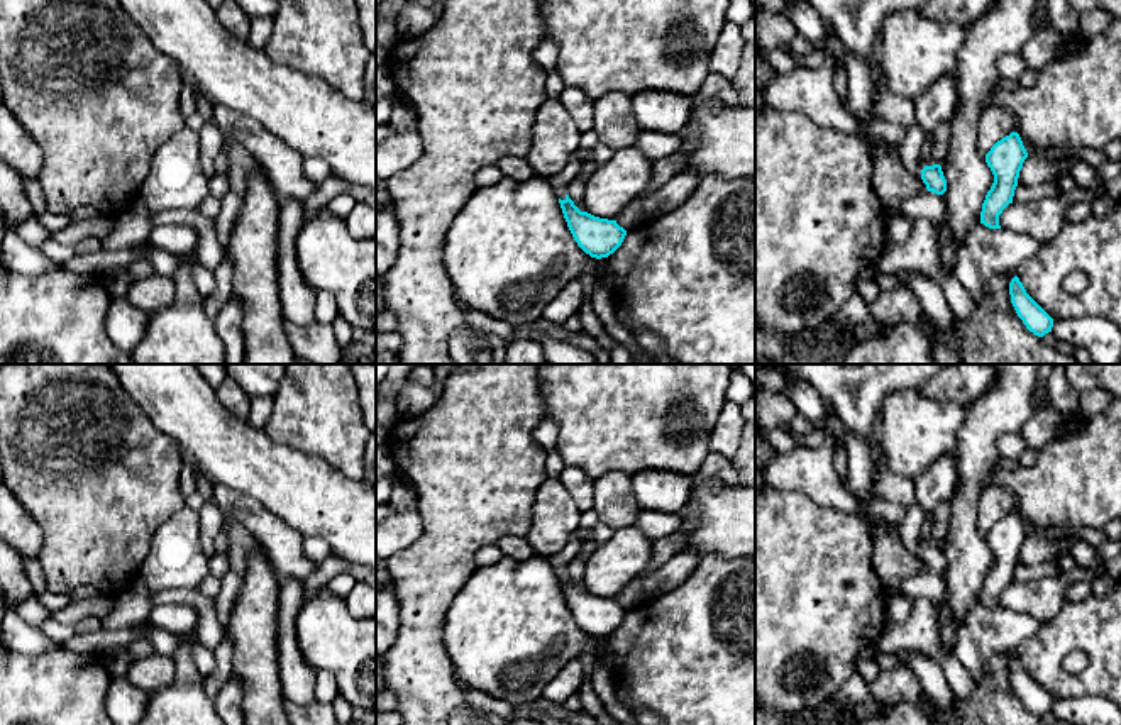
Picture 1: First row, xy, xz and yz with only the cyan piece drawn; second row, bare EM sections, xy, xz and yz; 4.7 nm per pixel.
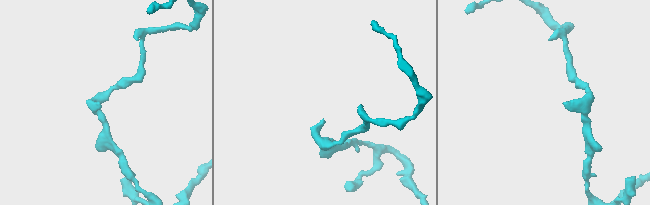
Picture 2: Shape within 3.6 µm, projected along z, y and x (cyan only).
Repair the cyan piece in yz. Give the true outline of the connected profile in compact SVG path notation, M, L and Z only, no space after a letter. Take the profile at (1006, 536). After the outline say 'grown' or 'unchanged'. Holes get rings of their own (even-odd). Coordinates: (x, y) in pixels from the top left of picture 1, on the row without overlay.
M1018 512L997 520L986 534L986 542L994 554L994 562L986 574L980 591L980 603L989 608L1001 608L999 595L1013 583L1019 551L1028 532Z; unchanged

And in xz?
M566 574L559 578L567 606L577 625L591 637L601 639L613 634L623 622L627 610L616 600L599 598L581 591Z; unchanged

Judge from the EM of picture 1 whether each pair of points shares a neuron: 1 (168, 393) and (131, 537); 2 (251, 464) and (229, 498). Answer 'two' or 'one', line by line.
1: two
2: two

